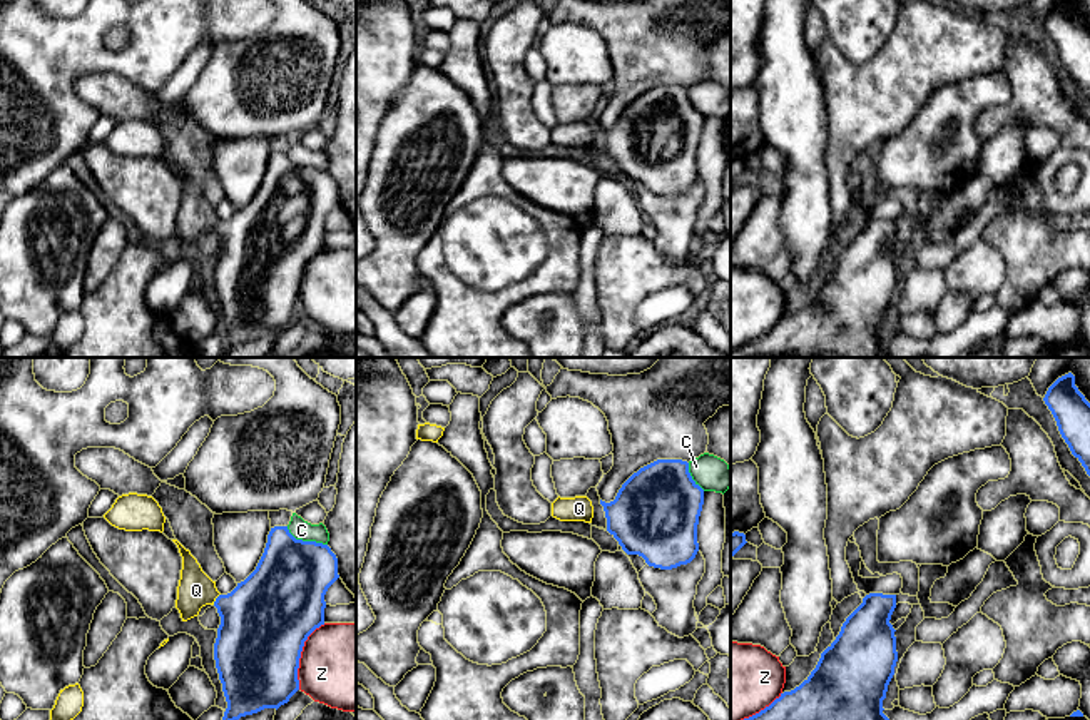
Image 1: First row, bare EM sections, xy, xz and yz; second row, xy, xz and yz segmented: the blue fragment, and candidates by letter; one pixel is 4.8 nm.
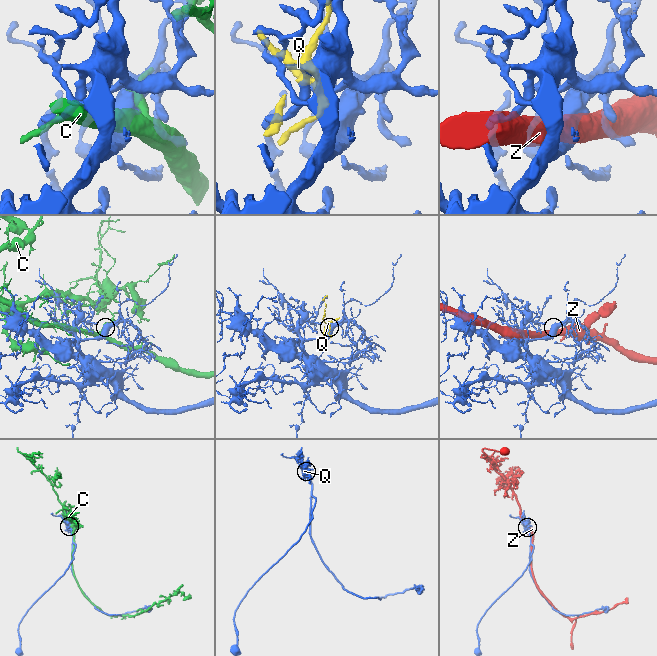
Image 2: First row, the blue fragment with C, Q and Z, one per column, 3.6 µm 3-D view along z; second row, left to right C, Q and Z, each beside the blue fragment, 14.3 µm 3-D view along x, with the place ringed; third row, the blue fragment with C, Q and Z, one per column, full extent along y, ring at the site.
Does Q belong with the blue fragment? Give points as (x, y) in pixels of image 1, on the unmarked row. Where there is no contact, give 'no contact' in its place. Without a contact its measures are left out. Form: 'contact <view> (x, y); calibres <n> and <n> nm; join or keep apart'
contact xy (216, 224); calibres 420 and 170 nm; join

